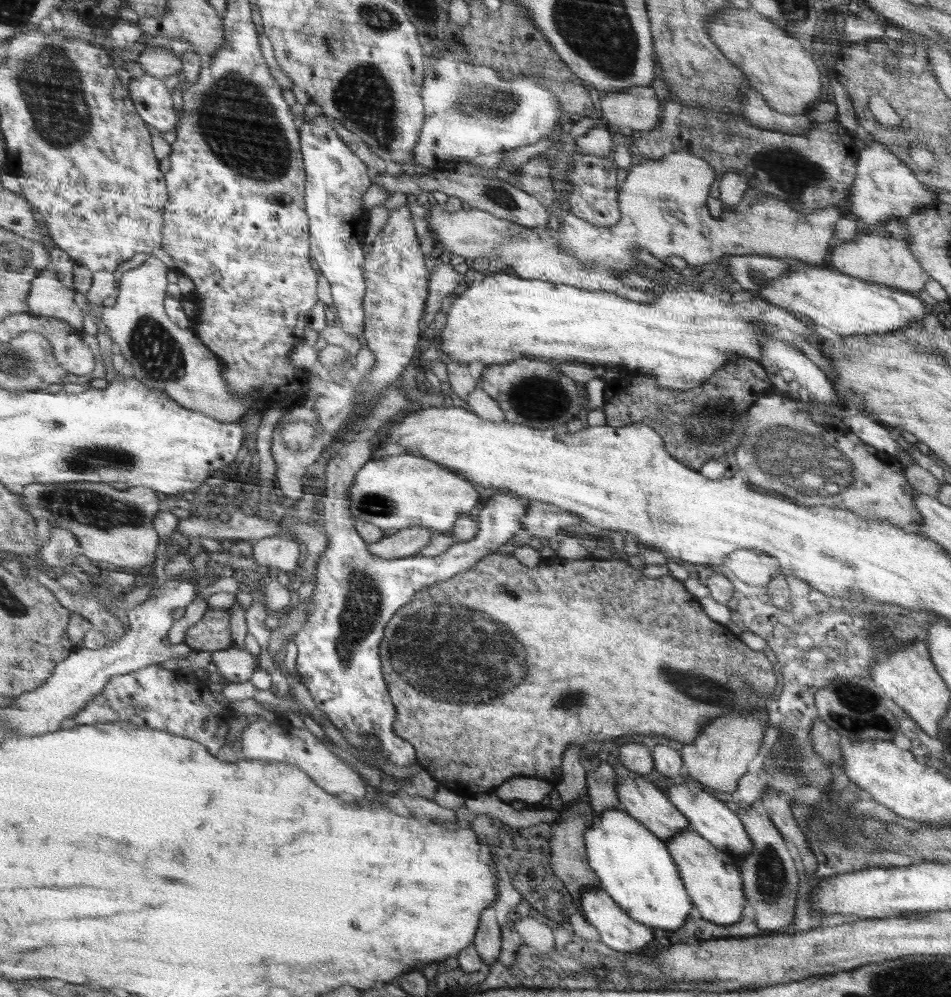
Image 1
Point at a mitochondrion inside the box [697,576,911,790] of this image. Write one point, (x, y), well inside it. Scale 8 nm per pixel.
(854, 708)

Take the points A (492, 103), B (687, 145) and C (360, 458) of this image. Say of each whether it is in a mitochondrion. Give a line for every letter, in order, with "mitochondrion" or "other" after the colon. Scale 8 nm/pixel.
A: mitochondrion
B: other
C: other

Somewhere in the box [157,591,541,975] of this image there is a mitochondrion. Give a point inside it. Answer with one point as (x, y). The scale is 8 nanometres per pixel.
(458, 646)

